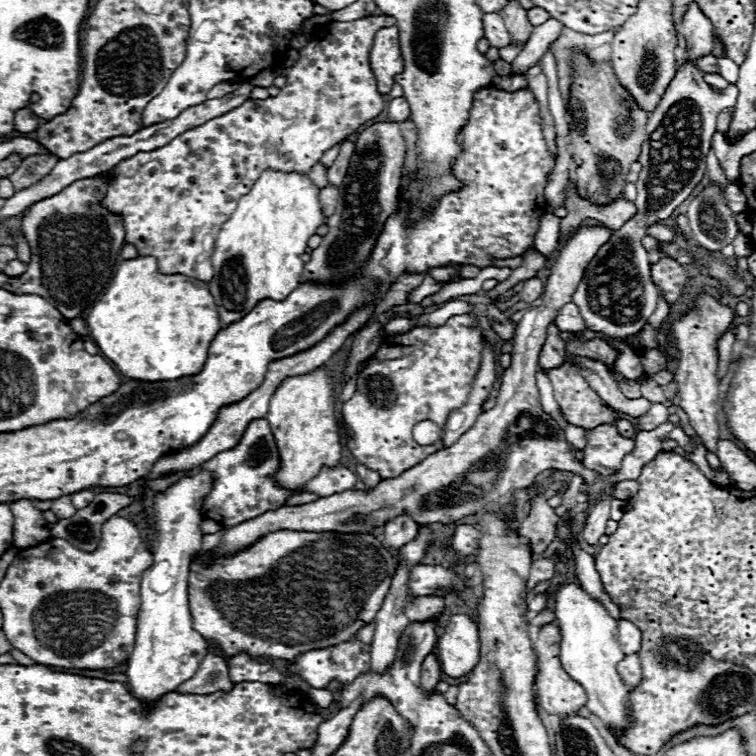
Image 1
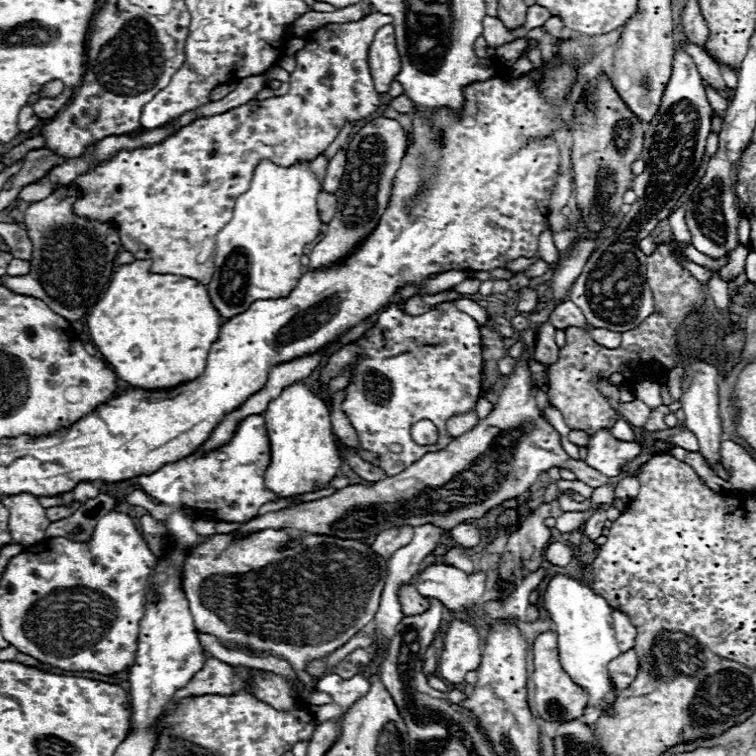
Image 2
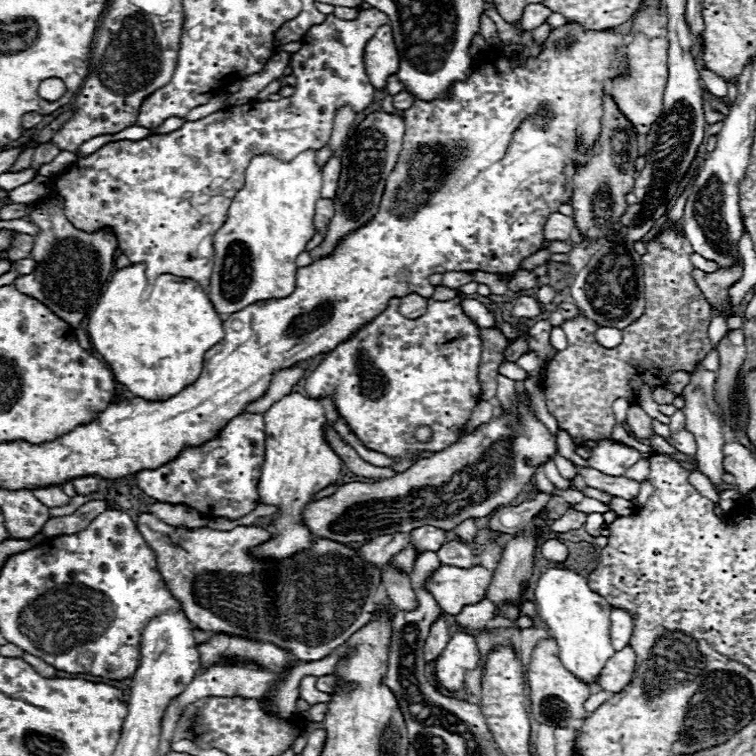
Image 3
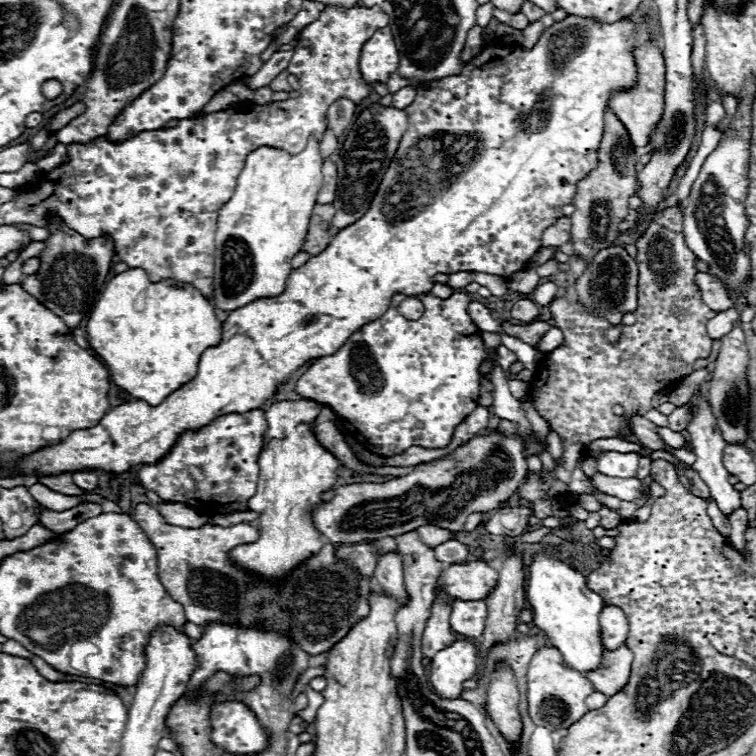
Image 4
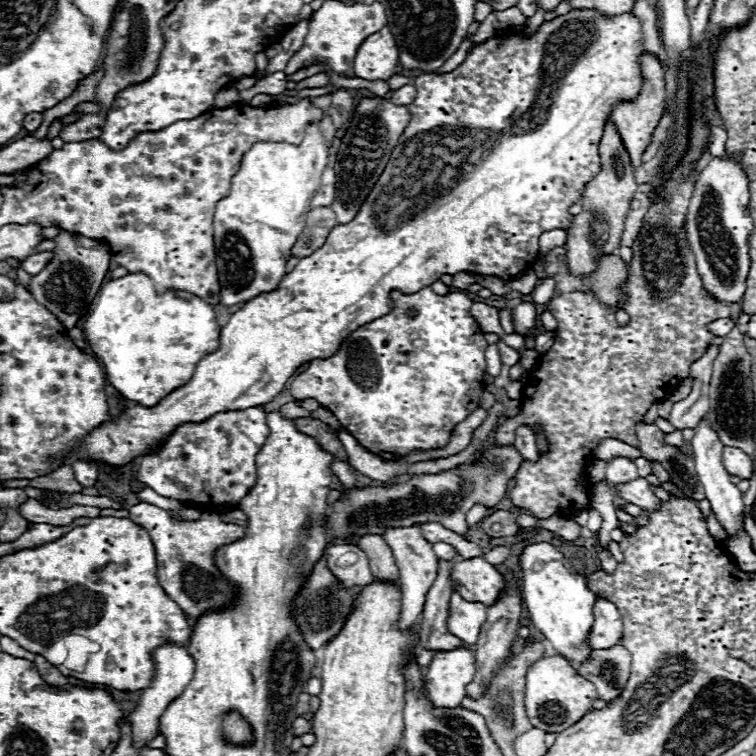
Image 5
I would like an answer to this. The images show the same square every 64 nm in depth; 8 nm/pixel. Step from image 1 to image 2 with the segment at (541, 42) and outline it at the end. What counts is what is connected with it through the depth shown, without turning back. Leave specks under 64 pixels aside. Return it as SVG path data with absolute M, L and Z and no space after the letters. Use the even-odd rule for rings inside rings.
M552 16L550 20L546 20L544 22L544 30L550 34L550 36L560 36L562 34L562 28L564 28L564 24L562 24L562 20L558 18L558 16Z

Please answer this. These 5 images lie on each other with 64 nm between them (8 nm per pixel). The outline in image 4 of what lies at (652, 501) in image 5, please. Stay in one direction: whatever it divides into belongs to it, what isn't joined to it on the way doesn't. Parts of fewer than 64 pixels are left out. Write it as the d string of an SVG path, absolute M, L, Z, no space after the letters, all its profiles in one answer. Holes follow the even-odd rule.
M596 472L590 478L590 482L596 490L610 494L610 496L616 496L620 500L628 500L628 502L638 498L640 484L642 484L638 478L610 478L610 476L604 476L600 472Z

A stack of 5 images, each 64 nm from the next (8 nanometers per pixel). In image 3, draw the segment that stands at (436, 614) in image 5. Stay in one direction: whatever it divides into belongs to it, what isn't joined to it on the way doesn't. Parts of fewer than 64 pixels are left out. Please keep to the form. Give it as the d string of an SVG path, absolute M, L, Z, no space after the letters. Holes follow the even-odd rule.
M440 616L432 628L430 628L430 636L424 644L424 660L426 662L434 662L438 658L438 654L444 650L446 642L450 640L450 628L448 622L444 620L444 616Z

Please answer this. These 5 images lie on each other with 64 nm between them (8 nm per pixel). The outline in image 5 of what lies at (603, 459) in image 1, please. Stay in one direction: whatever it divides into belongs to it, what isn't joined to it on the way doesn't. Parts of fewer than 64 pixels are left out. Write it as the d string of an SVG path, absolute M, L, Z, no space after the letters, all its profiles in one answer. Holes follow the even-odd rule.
M612 458L606 462L606 480L612 484L622 484L638 478L636 464L630 458Z

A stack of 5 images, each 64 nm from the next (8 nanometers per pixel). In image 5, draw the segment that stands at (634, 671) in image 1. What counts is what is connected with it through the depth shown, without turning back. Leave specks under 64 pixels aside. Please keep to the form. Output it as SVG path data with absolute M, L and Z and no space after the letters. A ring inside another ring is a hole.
M618 644L606 650L594 650L592 660L576 666L576 672L596 686L602 700L616 698L630 678L630 652Z

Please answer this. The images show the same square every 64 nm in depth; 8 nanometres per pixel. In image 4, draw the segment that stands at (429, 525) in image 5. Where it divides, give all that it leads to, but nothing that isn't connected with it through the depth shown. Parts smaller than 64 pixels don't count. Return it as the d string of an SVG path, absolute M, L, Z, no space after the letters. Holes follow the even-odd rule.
M426 526L426 530L416 530L416 532L418 532L420 540L430 548L436 548L438 544L444 544L452 538L448 530L432 530L432 526Z

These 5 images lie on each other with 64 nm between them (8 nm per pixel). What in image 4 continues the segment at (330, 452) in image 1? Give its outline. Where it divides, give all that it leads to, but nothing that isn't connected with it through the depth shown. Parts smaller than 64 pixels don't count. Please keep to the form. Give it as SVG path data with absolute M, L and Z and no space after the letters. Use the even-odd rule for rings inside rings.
M300 398L276 402L264 412L268 430L260 454L260 480L256 494L248 500L250 510L262 512L260 538L252 544L240 544L230 552L238 566L262 578L288 576L294 566L316 554L324 544L312 524L310 510L314 504L322 502L320 494L336 484L340 462L314 436L312 428L320 410L320 402Z

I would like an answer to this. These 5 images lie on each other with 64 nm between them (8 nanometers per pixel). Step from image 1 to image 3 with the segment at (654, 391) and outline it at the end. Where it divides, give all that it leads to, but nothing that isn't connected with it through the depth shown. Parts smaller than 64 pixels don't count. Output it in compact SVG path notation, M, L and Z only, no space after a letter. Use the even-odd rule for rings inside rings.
M642 386L642 408L646 410L646 414L648 414L650 418L656 418L656 420L660 420L662 424L669 425L670 418L658 412L658 404L654 402L652 392L654 392L654 388L650 388L650 386Z

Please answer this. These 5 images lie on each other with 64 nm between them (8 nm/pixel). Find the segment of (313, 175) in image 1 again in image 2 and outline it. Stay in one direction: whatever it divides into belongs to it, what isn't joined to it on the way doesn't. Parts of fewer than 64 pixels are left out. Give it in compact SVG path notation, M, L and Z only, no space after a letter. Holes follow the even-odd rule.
M320 154L320 156L310 164L310 168L314 170L318 182L322 184L322 182L324 182L324 176L326 176L326 168L328 168L328 160L324 158L324 154Z

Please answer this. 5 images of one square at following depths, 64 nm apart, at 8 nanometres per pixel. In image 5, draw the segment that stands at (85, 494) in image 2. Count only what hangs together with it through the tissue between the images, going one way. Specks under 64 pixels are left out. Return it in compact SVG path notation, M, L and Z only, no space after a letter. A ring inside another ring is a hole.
M72 462L74 468L74 478L78 484L84 488L94 488L98 482L98 464L94 462Z

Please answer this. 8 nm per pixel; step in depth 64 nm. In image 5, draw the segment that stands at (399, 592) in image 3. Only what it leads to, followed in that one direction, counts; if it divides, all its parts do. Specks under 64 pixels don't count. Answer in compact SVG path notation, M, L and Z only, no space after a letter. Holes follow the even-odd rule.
M362 536L356 538L356 544L368 554L374 578L384 582L396 582L400 578L396 558L382 536Z

